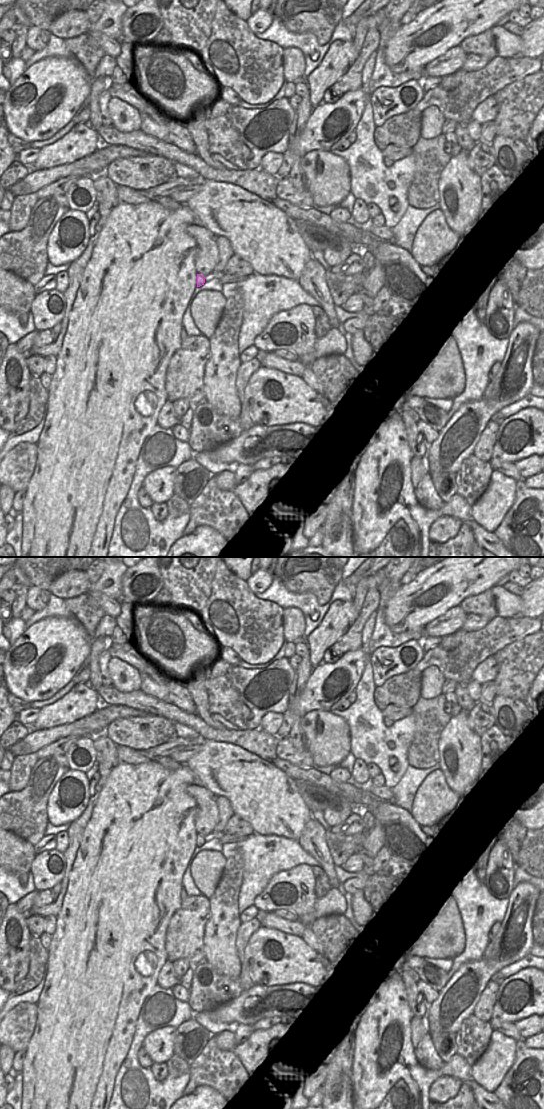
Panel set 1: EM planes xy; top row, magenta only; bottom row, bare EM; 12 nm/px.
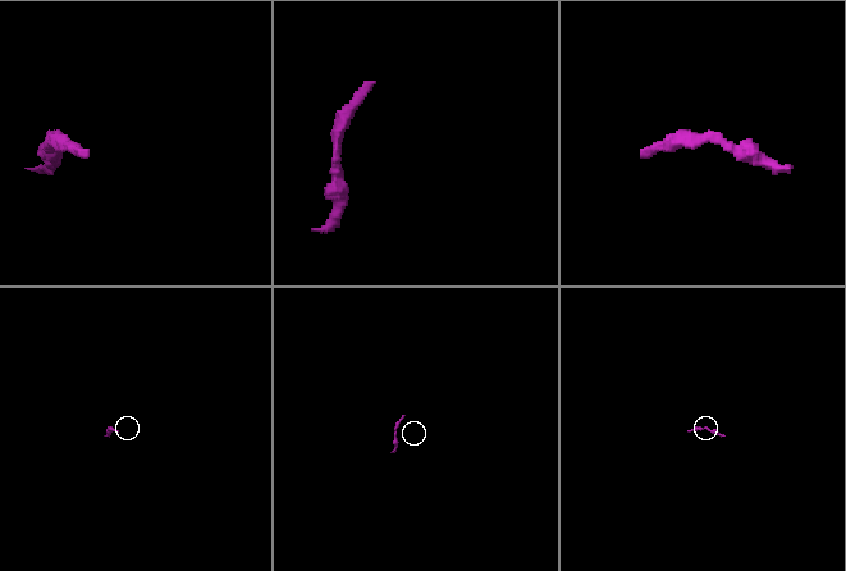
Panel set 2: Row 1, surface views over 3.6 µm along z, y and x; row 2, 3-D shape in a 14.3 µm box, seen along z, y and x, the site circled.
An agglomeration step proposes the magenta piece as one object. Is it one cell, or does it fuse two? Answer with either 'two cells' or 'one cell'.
one cell

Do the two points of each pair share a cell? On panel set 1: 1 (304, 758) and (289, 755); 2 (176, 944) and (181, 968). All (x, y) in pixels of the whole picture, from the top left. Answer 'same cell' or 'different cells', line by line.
1: same cell
2: different cells

